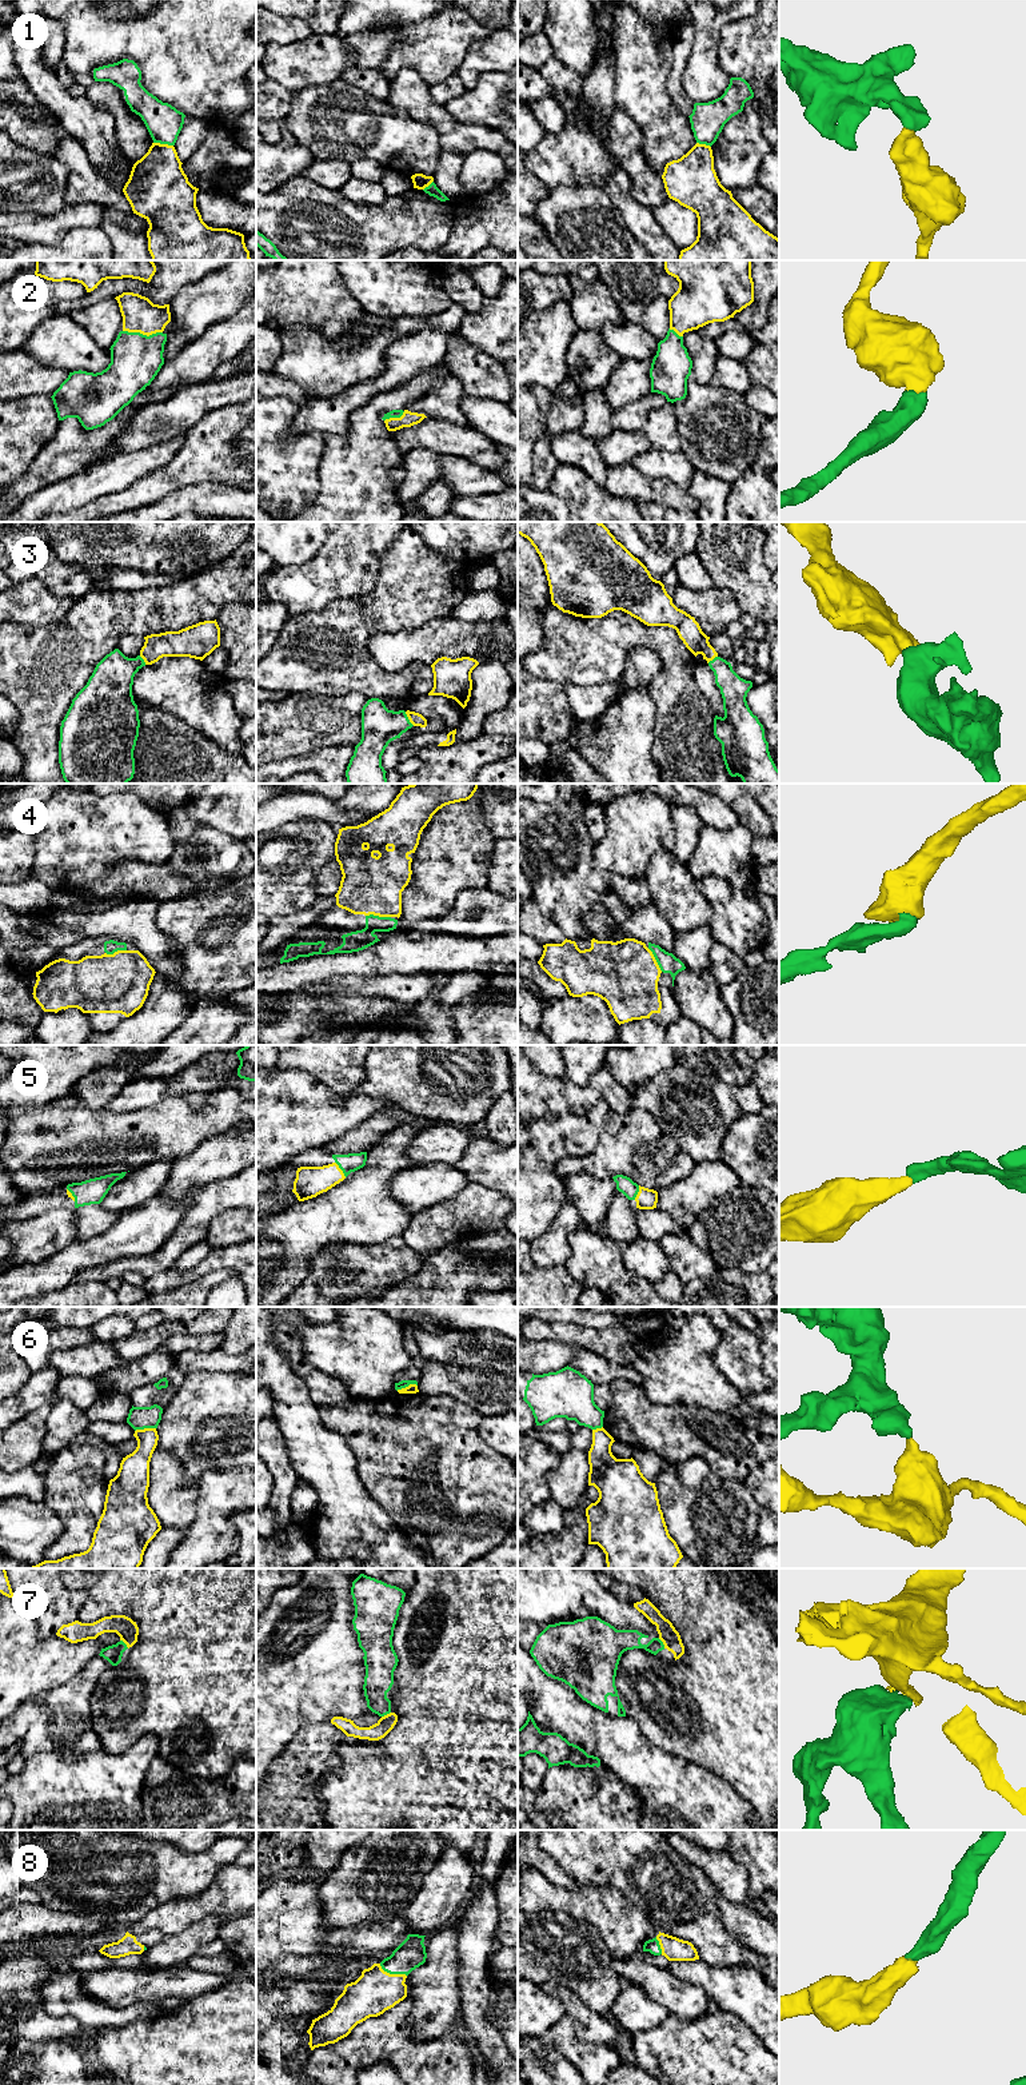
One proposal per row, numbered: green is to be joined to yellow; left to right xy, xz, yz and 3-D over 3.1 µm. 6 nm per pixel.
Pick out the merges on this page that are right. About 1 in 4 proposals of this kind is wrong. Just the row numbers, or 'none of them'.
2, 3, 4, 5, 7, 8

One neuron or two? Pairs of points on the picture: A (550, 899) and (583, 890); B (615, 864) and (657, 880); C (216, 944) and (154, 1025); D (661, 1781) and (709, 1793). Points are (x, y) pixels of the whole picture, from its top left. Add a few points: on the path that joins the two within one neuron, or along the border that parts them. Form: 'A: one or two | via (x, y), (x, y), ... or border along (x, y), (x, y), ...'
A: one | via (558, 890), (575, 890)
B: two | border along (662, 849), (650, 858), (646, 873), (642, 877)
C: one | via (214, 964), (172, 1005)
D: one | via (673, 1790), (675, 1793), (697, 1793)

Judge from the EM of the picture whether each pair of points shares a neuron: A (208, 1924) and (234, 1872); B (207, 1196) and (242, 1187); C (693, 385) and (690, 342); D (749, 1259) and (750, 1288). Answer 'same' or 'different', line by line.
A: different
B: same
C: different
D: different

